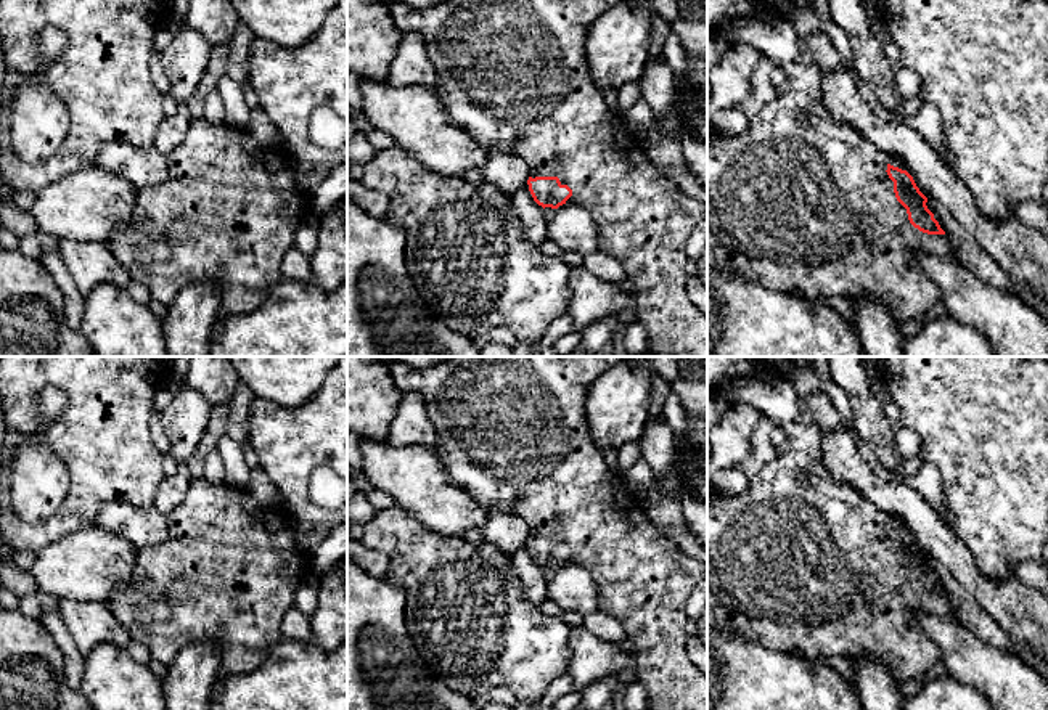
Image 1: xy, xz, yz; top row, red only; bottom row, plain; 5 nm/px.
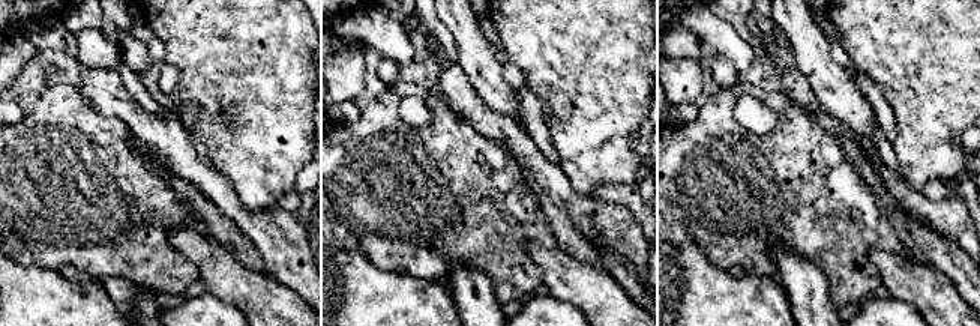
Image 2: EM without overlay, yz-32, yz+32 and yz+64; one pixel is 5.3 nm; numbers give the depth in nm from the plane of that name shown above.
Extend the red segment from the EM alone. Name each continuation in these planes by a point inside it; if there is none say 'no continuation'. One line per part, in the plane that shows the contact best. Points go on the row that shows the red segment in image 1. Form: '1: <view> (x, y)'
1: yz (790, 206)

